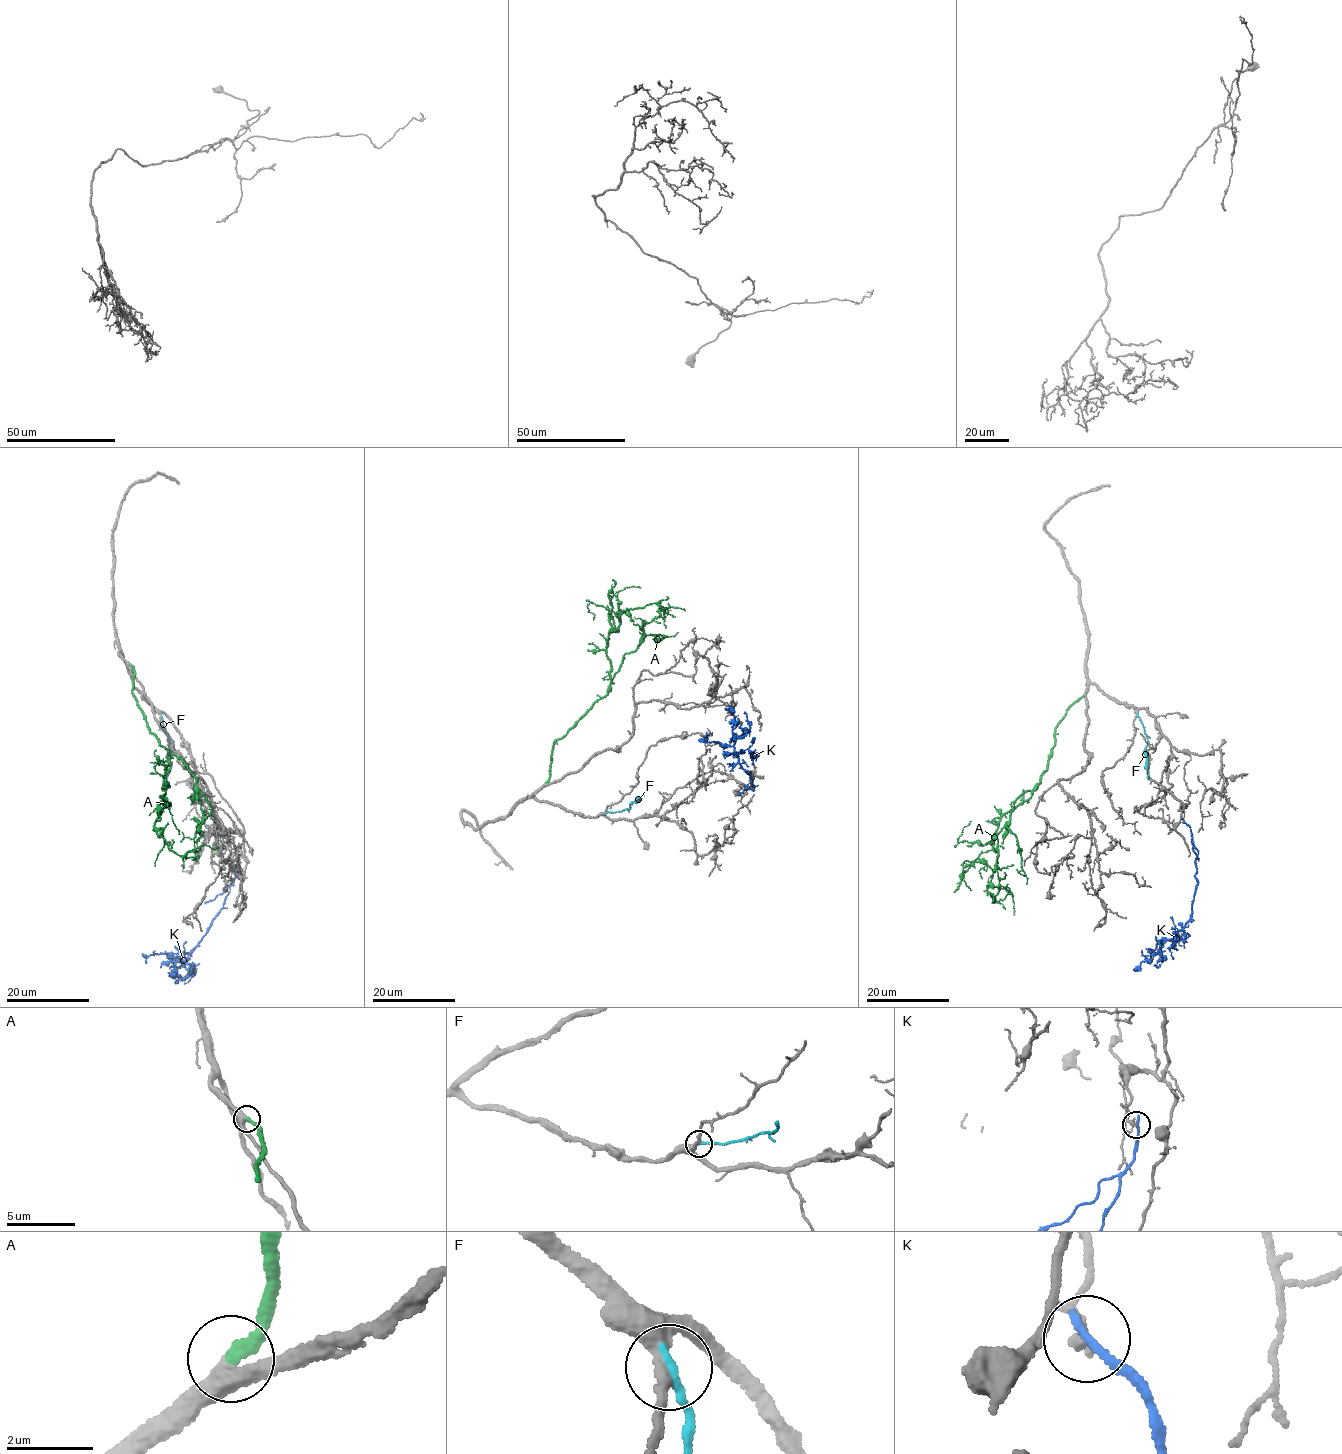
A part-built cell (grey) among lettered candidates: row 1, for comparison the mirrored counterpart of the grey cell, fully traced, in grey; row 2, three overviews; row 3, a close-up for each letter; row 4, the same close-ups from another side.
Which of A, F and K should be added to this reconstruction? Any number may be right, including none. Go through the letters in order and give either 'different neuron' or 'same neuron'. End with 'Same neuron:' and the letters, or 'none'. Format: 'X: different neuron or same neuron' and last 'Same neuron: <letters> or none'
A: same neuron
F: different neuron
K: different neuron
Same neuron: A

